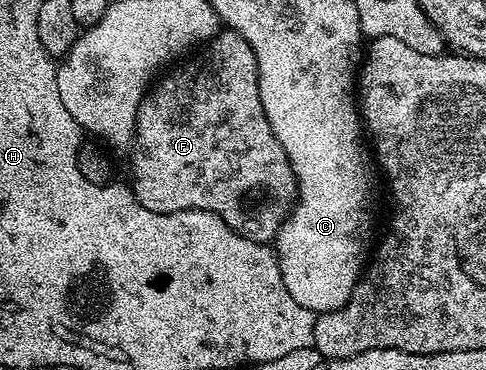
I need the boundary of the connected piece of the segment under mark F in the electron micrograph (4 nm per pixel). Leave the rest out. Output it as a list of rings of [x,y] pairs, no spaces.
[[[232,30],[218,31],[216,36],[209,40],[197,53],[199,54],[194,60],[186,59],[184,61],[186,64],[182,68],[167,73],[165,77],[162,75],[160,77],[160,80],[162,79],[161,84],[159,82],[154,83],[145,93],[145,99],[141,101],[137,111],[137,131],[131,145],[131,151],[133,151],[133,180],[131,179],[133,193],[139,203],[152,212],[182,212],[188,208],[214,212],[216,216],[223,218],[223,222],[227,222],[227,226],[231,226],[231,230],[235,230],[240,236],[254,240],[256,244],[269,244],[276,241],[277,231],[280,230],[282,222],[288,217],[289,209],[295,203],[297,181],[289,165],[287,154],[280,142],[273,136],[269,119],[261,105],[259,82],[257,81],[257,59],[247,41],[238,32]]]

